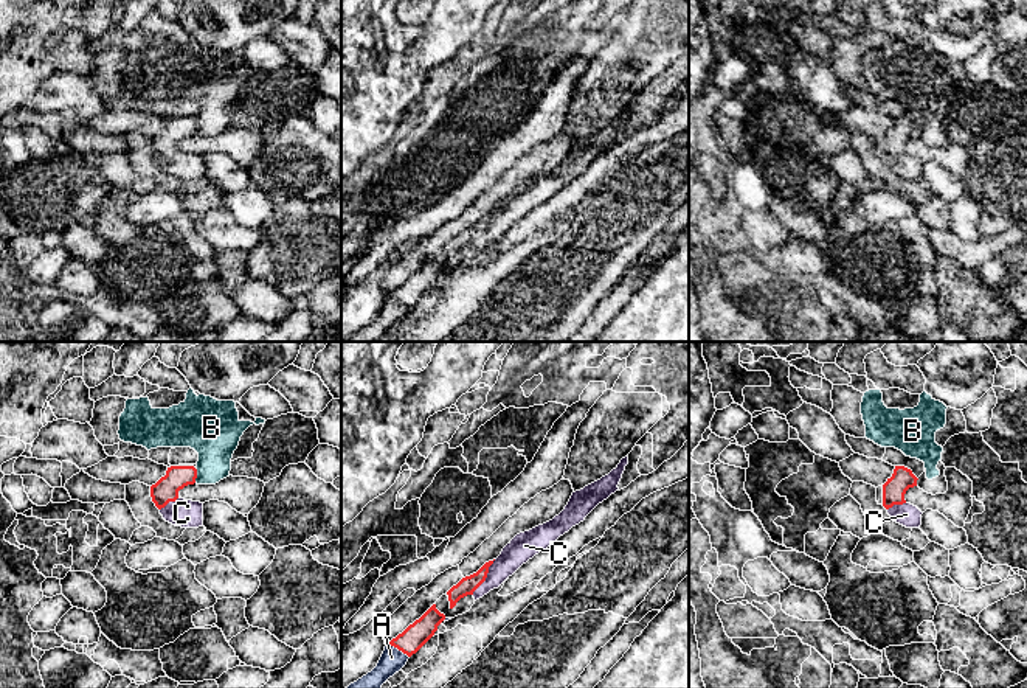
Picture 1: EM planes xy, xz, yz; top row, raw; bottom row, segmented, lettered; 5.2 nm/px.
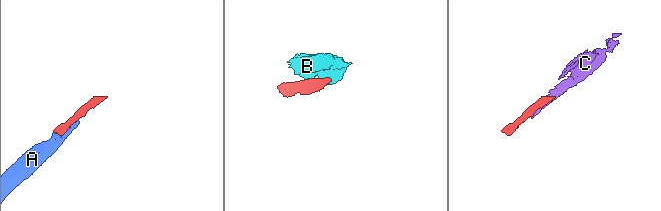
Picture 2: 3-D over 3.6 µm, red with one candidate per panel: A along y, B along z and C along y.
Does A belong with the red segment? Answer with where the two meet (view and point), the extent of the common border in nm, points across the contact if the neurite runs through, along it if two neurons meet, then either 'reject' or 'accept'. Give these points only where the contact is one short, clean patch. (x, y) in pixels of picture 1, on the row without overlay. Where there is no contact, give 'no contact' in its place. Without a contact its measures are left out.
meets red in xz at (399, 302); contact 130 nm long; runs through xz (421, 283), (399, 302), (393, 312); accept

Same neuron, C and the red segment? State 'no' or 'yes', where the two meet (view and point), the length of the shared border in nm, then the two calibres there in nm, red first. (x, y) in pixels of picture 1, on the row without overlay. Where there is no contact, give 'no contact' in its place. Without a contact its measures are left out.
yes | xz (486, 229) | 220 nm | 90/140 nm

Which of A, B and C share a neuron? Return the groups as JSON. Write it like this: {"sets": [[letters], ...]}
{"sets": [["A", "C"], ["B"]]}

